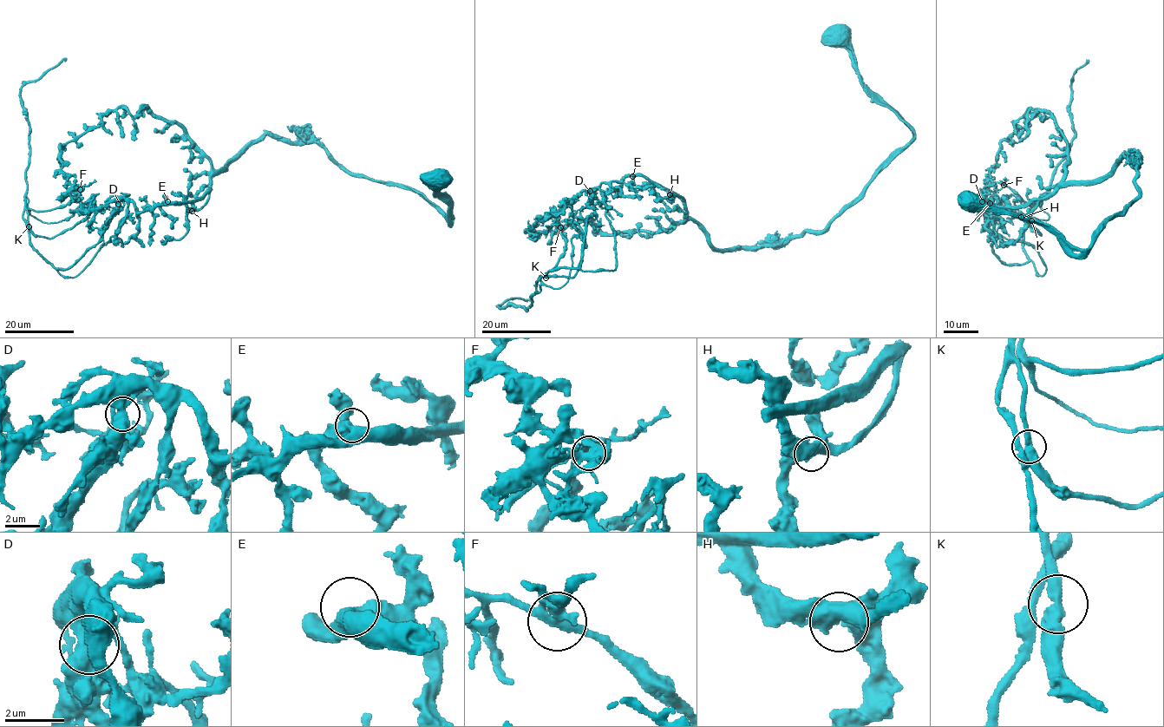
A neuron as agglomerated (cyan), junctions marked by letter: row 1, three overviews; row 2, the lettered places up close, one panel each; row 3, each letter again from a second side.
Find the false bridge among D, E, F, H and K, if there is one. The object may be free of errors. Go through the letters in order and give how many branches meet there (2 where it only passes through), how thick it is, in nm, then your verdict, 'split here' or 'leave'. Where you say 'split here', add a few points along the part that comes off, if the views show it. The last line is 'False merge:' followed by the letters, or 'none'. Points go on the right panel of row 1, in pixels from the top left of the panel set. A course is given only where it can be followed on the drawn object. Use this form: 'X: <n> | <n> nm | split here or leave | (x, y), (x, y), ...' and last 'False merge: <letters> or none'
D: 4 | 500 nm | split here | (981, 201), (994, 210), (994, 252), (1026, 264), (1029, 209), (1075, 135), (1071, 81), (1089, 60)
E: 3 | 400 nm | leave
F: 4 | 360 nm | leave
H: 3 | 440 nm | leave
K: 3 | 340 nm | leave
False merge: D

